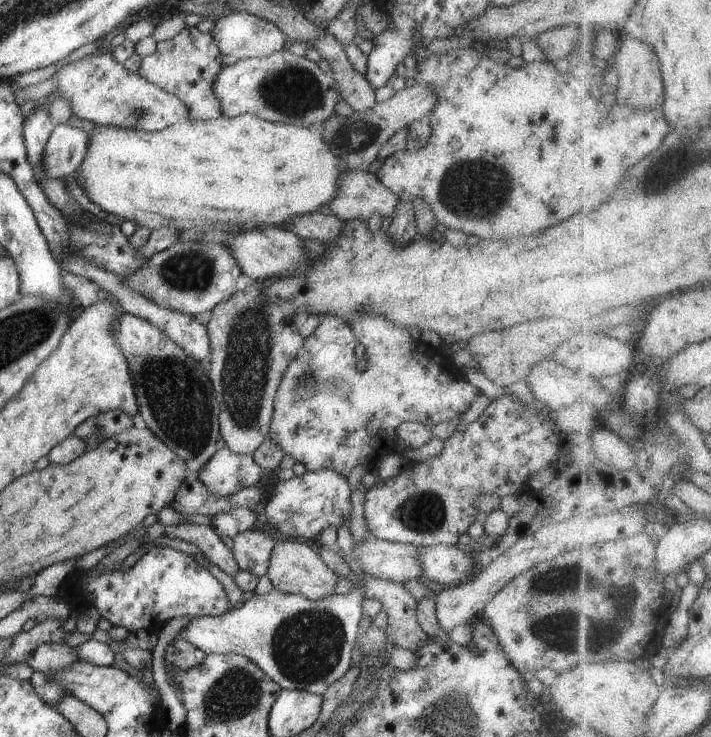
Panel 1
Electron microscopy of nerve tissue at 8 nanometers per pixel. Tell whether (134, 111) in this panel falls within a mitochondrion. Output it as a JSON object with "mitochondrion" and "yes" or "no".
{"mitochondrion":"yes"}

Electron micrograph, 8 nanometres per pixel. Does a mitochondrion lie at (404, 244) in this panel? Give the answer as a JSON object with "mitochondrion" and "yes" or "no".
{"mitochondrion":"no"}

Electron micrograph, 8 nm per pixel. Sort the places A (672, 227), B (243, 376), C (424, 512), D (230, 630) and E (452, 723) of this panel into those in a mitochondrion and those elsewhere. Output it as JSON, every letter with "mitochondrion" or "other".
{"A":"other","B":"mitochondrion","C":"mitochondrion","D":"other","E":"mitochondrion"}

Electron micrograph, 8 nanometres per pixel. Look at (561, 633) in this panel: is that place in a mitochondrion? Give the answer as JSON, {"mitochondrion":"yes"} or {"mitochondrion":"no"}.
{"mitochondrion":"yes"}

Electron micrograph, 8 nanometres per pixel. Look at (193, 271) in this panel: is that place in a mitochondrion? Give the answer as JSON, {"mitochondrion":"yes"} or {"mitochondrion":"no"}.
{"mitochondrion":"yes"}

